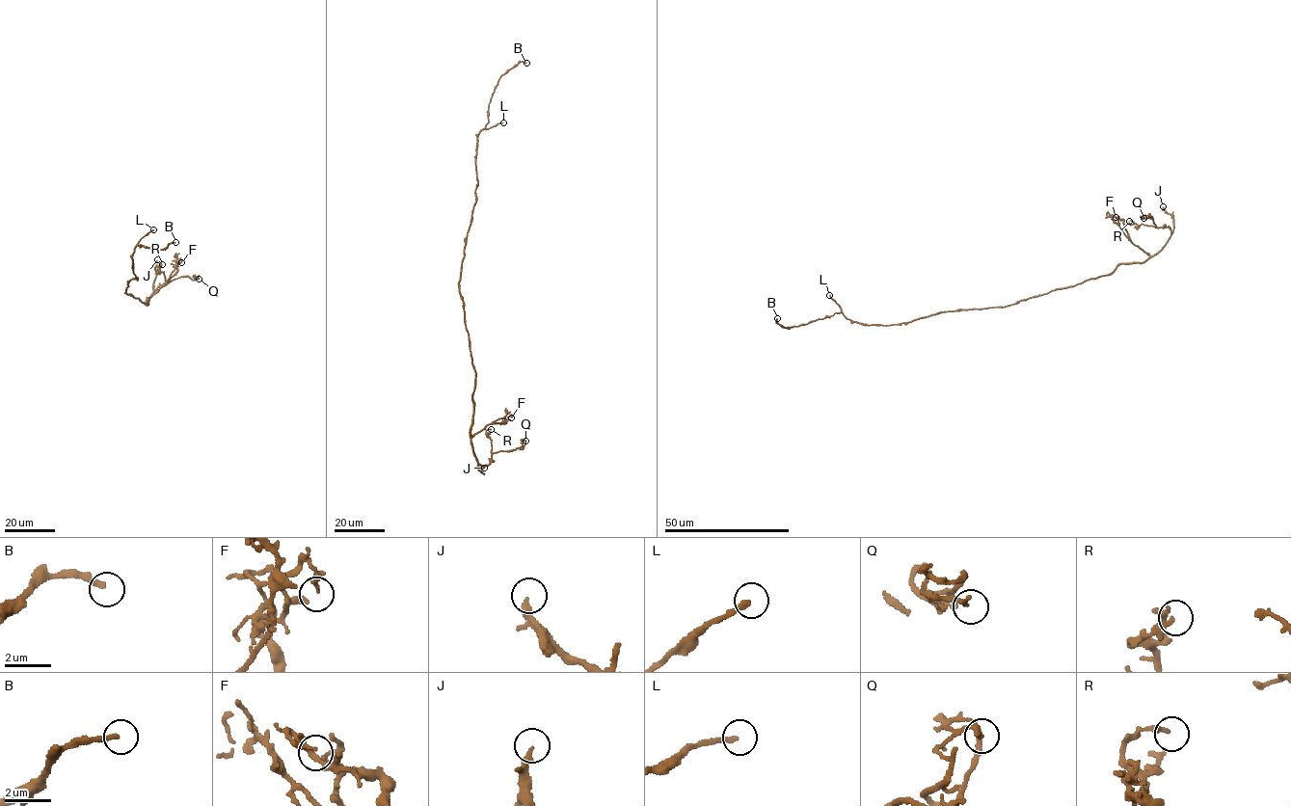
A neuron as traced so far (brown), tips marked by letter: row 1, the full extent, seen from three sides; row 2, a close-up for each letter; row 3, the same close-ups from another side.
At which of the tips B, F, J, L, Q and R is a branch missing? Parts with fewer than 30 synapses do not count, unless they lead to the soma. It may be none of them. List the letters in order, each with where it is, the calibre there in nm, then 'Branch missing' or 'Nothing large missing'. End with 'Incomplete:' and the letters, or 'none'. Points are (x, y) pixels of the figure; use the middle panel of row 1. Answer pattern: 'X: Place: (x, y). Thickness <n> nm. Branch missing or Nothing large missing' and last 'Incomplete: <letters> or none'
B: Place: (526, 63). Thickness 200 nm. Branch missing
F: Place: (511, 417). Thickness 190 nm. Nothing large missing
J: Place: (484, 468). Thickness 260 nm. Branch missing
L: Place: (503, 122). Thickness 200 nm. Branch missing
Q: Place: (525, 441). Thickness 200 nm. Nothing large missing
R: Place: (491, 429). Thickness 240 nm. Nothing large missing
Incomplete: B, J, L

